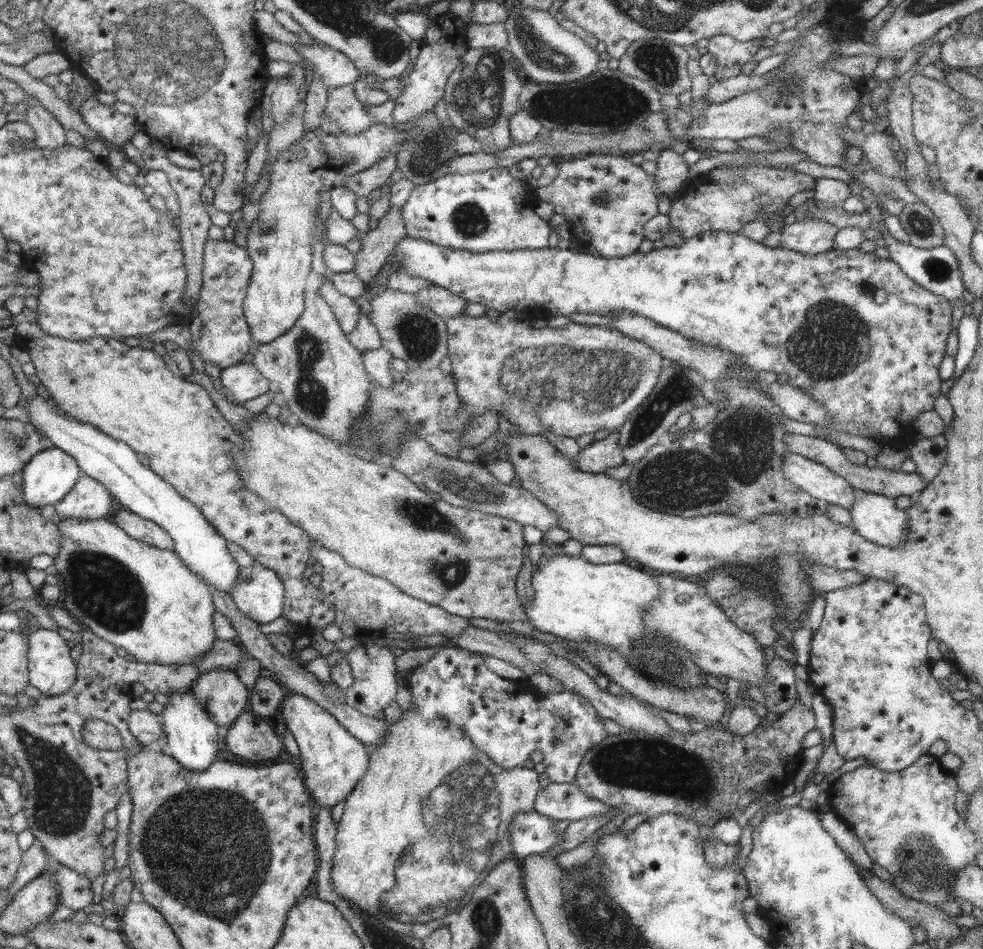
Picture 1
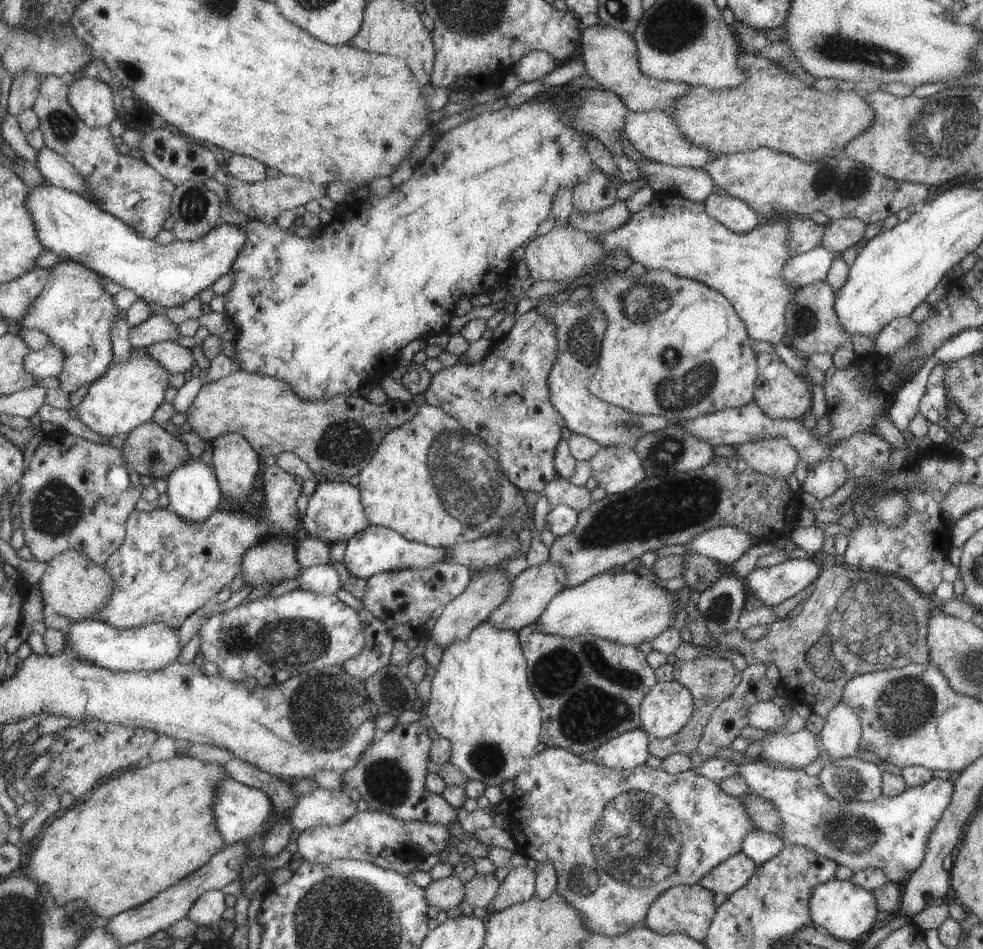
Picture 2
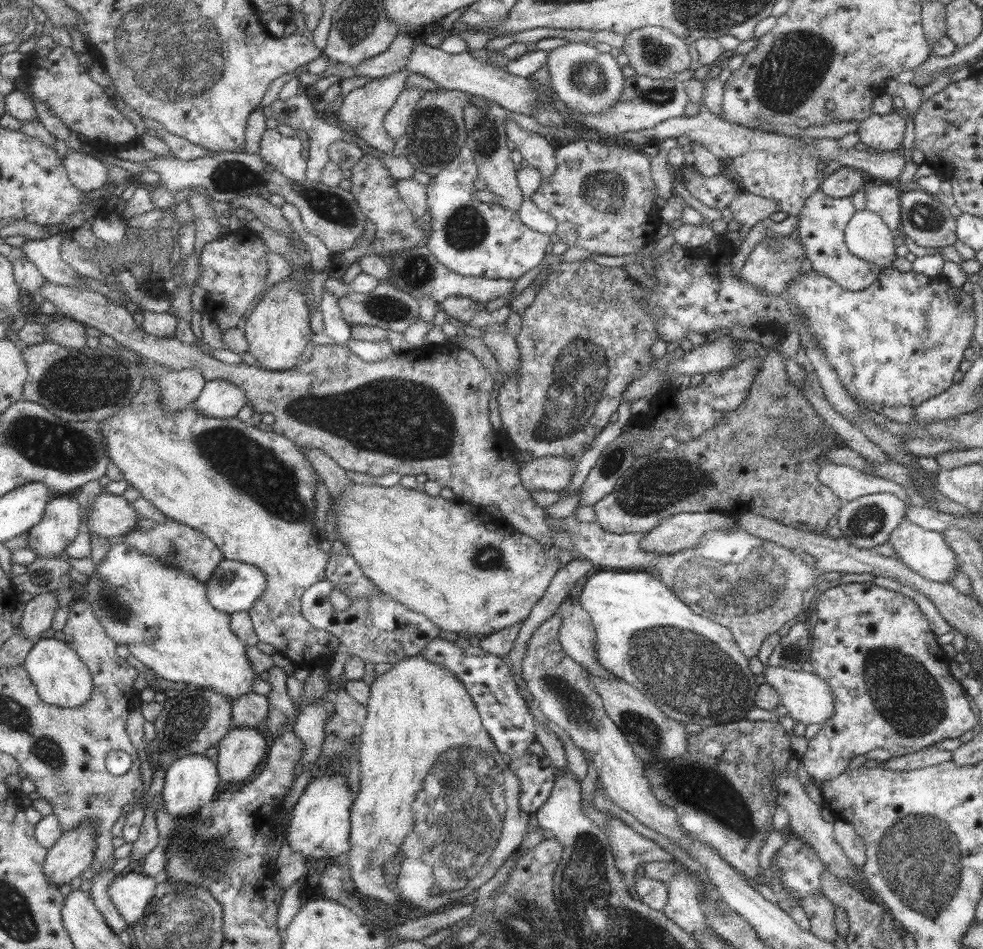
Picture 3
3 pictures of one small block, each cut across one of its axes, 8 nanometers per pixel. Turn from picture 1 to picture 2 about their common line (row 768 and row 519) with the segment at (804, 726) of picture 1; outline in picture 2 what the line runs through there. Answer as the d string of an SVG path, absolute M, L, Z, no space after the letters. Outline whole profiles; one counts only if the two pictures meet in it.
M716 457L704 467L663 476L650 476L622 493L606 494L578 512L578 520L569 532L555 537L548 549L548 560L566 570L566 587L575 587L599 573L617 570L644 552L657 551L671 544L687 544L703 531L733 525L745 531L756 542L775 542L787 528L796 526L802 509L800 495L787 488L784 478L775 478L752 469L741 457Z

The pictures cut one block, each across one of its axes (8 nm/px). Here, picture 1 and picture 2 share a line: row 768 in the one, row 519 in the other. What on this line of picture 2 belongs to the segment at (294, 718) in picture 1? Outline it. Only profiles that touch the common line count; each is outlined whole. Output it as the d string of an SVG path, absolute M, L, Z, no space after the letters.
M327 479L316 484L308 497L305 515L301 518L302 527L309 537L318 538L327 544L346 541L362 531L369 522L362 507L361 493L346 480Z

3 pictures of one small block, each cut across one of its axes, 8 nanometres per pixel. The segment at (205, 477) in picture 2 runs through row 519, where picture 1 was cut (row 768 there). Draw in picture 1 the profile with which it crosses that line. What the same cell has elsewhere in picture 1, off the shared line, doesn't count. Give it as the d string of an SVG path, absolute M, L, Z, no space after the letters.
M190 691L169 692L167 703L160 712L165 744L160 749L169 758L173 758L185 770L205 770L217 756L217 728L203 706L193 698Z

